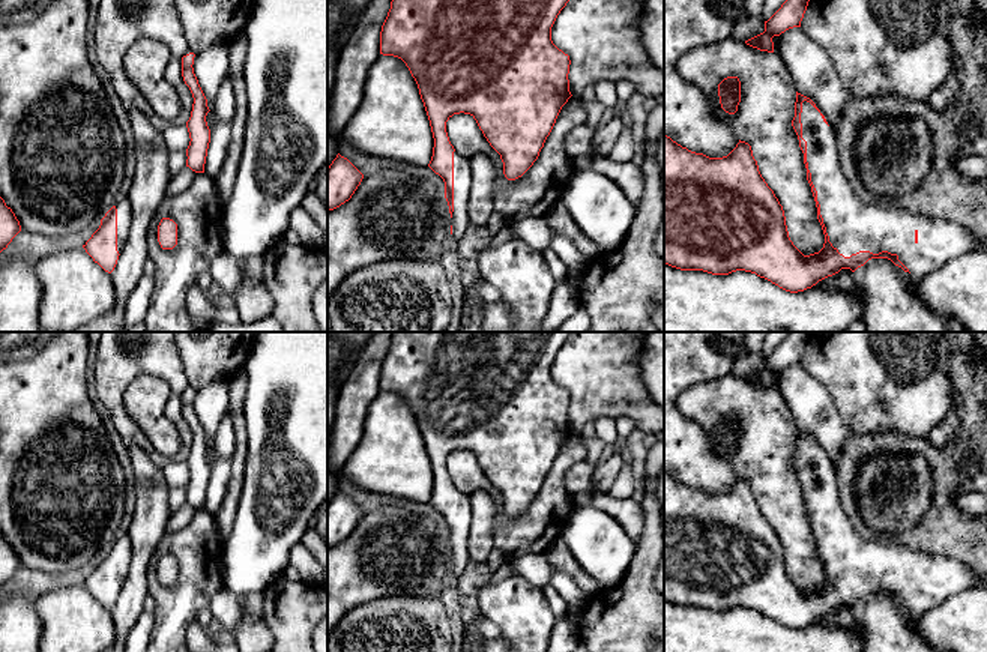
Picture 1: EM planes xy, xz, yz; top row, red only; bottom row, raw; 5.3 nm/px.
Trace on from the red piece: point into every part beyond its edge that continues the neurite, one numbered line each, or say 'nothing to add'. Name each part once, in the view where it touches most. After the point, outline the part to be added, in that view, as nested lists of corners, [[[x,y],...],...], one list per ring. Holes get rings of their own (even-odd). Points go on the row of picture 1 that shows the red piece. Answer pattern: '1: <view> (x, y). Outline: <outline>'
1: yz (854, 223). Outline: [[[807,101],[801,113],[802,138],[807,141],[807,162],[811,182],[817,191],[820,215],[829,242],[844,257],[859,251],[879,254],[888,251],[909,269],[913,278],[939,270],[948,260],[967,252],[987,252],[987,243],[973,231],[948,221],[928,221],[909,204],[889,206],[859,194],[841,173],[834,131],[820,113]]]

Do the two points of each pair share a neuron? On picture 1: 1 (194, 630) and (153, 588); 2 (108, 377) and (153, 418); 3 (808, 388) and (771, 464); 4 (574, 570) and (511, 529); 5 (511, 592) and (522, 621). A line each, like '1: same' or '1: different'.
1: different
2: different
3: different
4: different
5: same

